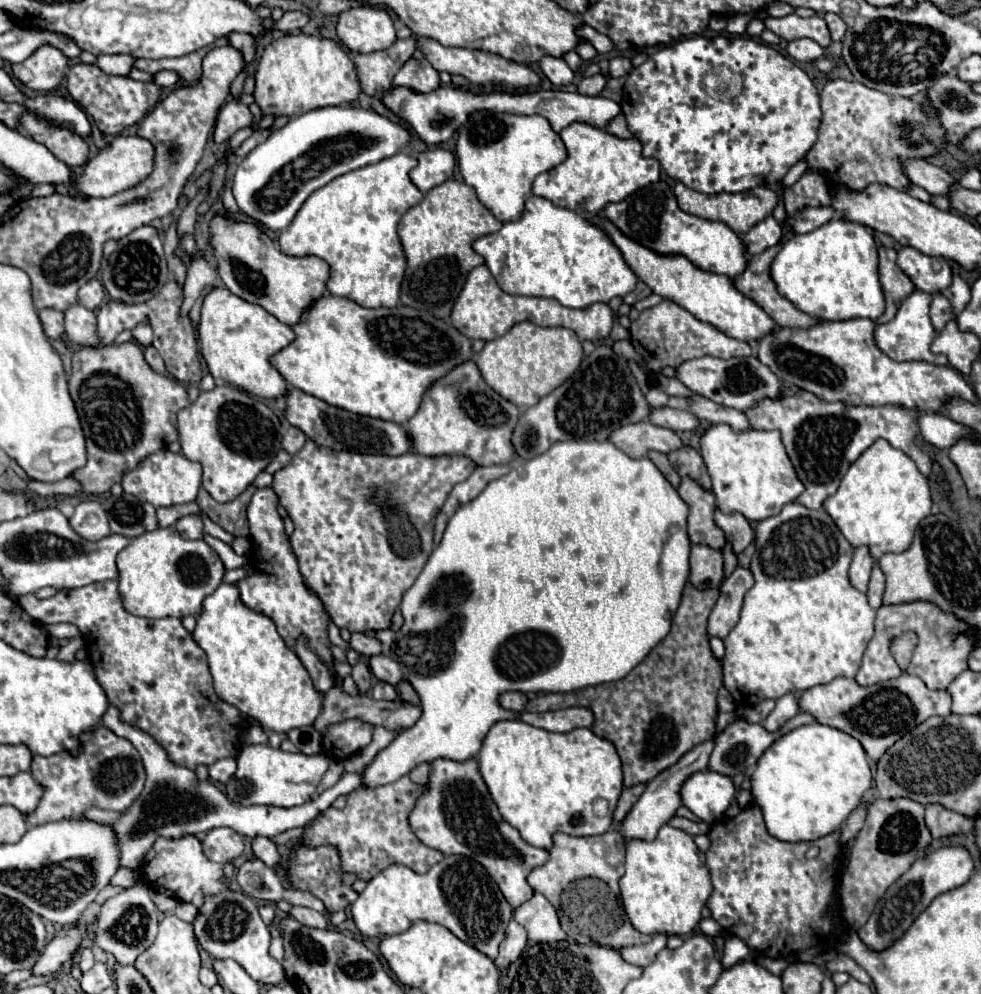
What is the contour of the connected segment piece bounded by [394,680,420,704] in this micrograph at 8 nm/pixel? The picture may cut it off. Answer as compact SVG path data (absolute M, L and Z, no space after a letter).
M400 680L400 684L394 686L396 692L398 692L398 698L396 700L412 700L412 704L420 704L420 698L416 694L416 690L408 684L408 680Z

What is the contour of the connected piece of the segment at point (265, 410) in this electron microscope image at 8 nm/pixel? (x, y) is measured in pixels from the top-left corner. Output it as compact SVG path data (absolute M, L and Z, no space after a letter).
M216 386L210 392L200 392L196 402L192 402L188 408L178 412L178 436L182 444L182 454L188 460L196 460L202 464L202 470L204 470L202 488L216 502L230 502L254 482L254 478L270 464L276 450L280 450L282 426L280 426L278 416L264 402L248 396L242 390Z

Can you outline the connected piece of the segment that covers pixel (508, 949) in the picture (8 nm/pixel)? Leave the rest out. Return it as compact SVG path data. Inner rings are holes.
M510 920L508 928L506 928L506 938L502 940L500 944L500 952L496 956L496 966L502 970L502 974L506 972L508 964L512 964L524 950L526 946L526 940L528 940L528 932L524 926L516 924L514 920Z

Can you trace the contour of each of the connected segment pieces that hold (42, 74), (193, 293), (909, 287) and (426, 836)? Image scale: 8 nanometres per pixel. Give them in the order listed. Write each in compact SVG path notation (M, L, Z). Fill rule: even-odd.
M44 44L44 48L38 48L30 58L12 66L12 72L30 90L46 92L62 82L66 68L68 58L58 48L52 48L52 44Z
M194 260L192 266L188 268L188 276L186 276L186 284L184 284L184 300L180 306L180 316L186 316L188 310L194 306L194 302L200 298L202 290L206 286L218 284L220 278L216 274L214 264L206 262L206 260Z
M878 248L880 264L878 264L878 274L886 298L886 312L878 318L878 324L888 322L894 318L900 302L914 290L912 280L898 268L896 264L896 250L894 248Z
M436 758L430 762L430 776L426 790L416 800L416 806L410 812L412 832L420 838L422 844L440 850L442 854L476 854L488 874L496 880L504 898L512 908L526 902L534 890L526 882L526 876L532 868L542 866L548 860L548 850L530 846L506 820L502 820L482 776L478 762L466 760L444 760Z

